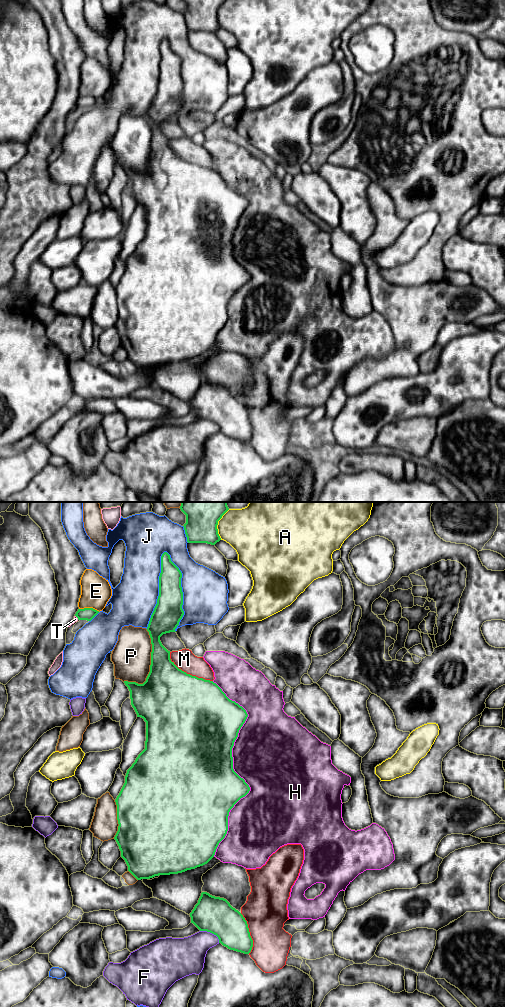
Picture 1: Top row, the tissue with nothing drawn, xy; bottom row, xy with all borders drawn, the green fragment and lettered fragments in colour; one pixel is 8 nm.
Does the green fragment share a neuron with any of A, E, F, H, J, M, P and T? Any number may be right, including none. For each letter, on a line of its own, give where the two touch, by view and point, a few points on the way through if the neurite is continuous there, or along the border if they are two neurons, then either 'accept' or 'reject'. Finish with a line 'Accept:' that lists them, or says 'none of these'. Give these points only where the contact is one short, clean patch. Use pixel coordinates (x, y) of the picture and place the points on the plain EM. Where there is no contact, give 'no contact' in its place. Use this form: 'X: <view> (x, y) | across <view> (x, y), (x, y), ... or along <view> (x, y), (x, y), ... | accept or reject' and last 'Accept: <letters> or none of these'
A: xy (216, 14) | reject
E: xy (89, 96) | reject
F: xy (211, 420) | reject
H: xy (232, 255) | reject
J: xy (159, 77) | reject
M: xy (188, 162) | reject
P: xy (150, 154) | reject
T: xy (76, 104) | reject
Accept: none of these

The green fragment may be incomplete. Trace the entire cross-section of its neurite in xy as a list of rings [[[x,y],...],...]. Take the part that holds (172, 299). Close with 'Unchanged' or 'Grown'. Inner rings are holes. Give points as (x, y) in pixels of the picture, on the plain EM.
[[[164,40],[161,44],[159,84],[147,115],[152,132],[150,160],[143,172],[124,169],[125,173],[130,179],[131,193],[134,196],[137,205],[143,206],[146,210],[146,229],[145,237],[138,243],[135,250],[127,258],[125,271],[115,288],[117,293],[117,308],[119,314],[114,327],[116,328],[121,339],[121,345],[125,348],[128,354],[128,359],[137,368],[150,367],[159,363],[178,362],[207,352],[214,345],[219,331],[225,326],[227,322],[228,304],[230,298],[250,279],[249,273],[234,259],[232,245],[232,236],[234,234],[234,230],[238,225],[239,218],[248,205],[246,198],[235,189],[230,188],[222,179],[222,177],[213,169],[192,164],[179,157],[174,152],[174,150],[171,149],[170,139],[168,139],[160,129],[160,125],[163,122],[176,120],[175,117],[179,113],[179,110],[184,103],[184,99],[182,97],[183,80],[181,75],[181,66],[181,59],[171,49],[170,43],[167,40]]]. Unchanged

